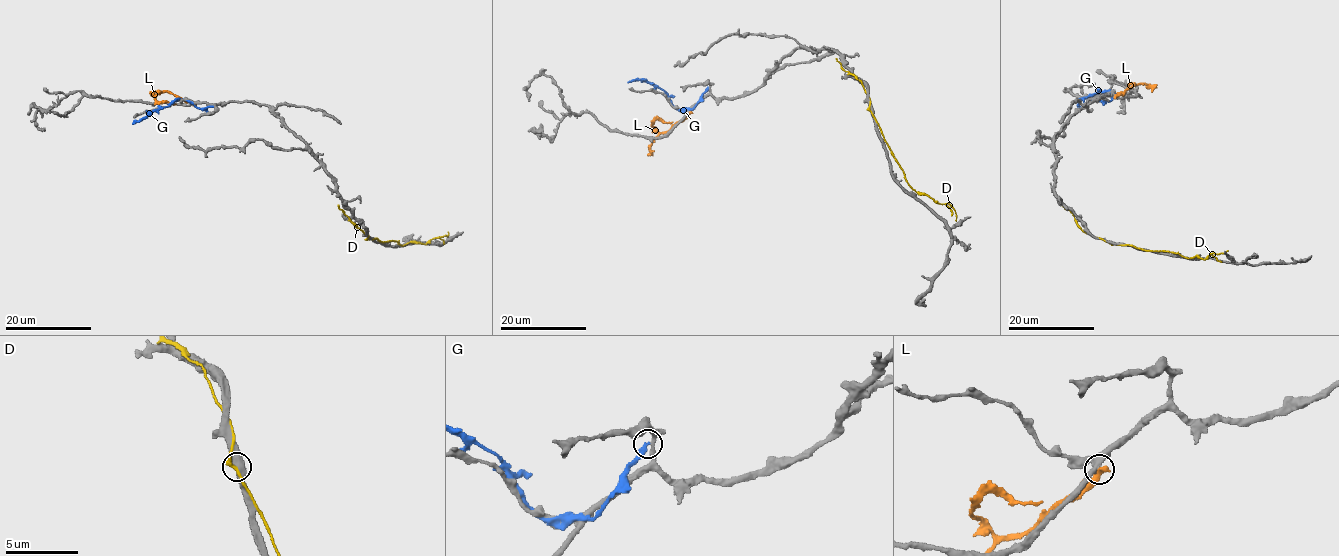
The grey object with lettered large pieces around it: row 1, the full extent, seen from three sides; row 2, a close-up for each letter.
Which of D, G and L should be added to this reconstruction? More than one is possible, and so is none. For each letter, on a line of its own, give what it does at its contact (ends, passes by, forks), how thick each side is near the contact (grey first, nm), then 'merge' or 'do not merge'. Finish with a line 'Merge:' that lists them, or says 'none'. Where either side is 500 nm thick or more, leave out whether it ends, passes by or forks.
D: it passes by; 480 nm thick on the grey side, 200 nm on the other; do not merge
G: it ends there; 280 nm thick on the grey side, 300 nm on the other; do not merge
L: 340 nm thick on the grey side, 550 nm on the other; do not merge
Merge: none

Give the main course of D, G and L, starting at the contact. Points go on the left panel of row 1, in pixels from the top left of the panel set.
D: (369, 238), (380, 242), (393, 240), (401, 245), (425, 244), (432, 238), (448, 235), (448, 231)
G: (214, 106), (197, 108), (186, 100), (177, 99), (132, 124)
L: (193, 103), (169, 91), (160, 91), (155, 98), (158, 102), (175, 105)

